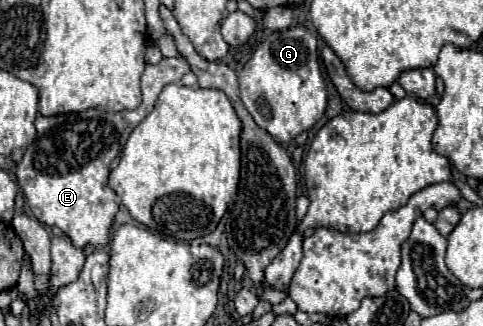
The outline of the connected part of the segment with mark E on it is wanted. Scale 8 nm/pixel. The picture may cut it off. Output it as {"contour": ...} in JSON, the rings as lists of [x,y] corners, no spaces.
{"contour":[[[162,58],[158,64],[148,64],[142,74],[142,104],[136,110],[130,112],[102,112],[102,110],[84,110],[84,112],[72,112],[72,114],[60,114],[60,116],[38,116],[36,118],[36,138],[24,152],[24,158],[20,160],[16,168],[18,184],[24,192],[24,198],[32,210],[32,214],[46,226],[58,226],[66,236],[70,236],[72,244],[78,248],[84,248],[86,244],[104,246],[108,244],[110,226],[114,220],[114,214],[118,212],[118,196],[108,186],[108,174],[112,170],[114,160],[120,156],[130,132],[148,116],[154,108],[154,102],[160,94],[160,90],[170,82],[180,82],[180,78],[190,70],[184,58]]]}

